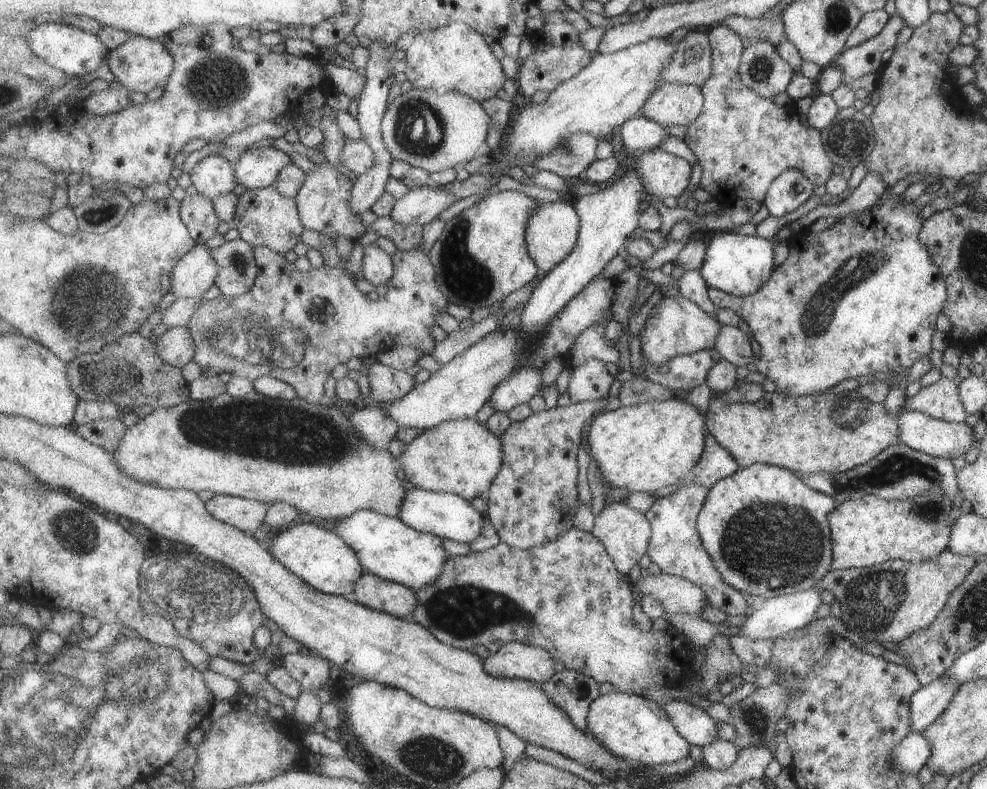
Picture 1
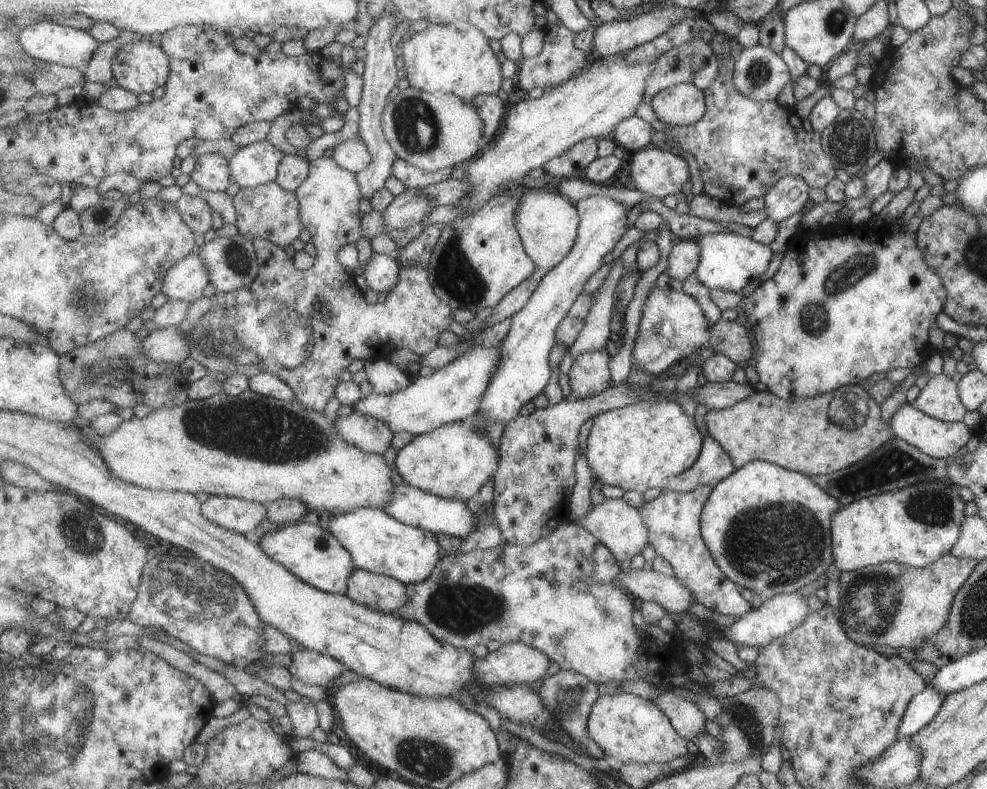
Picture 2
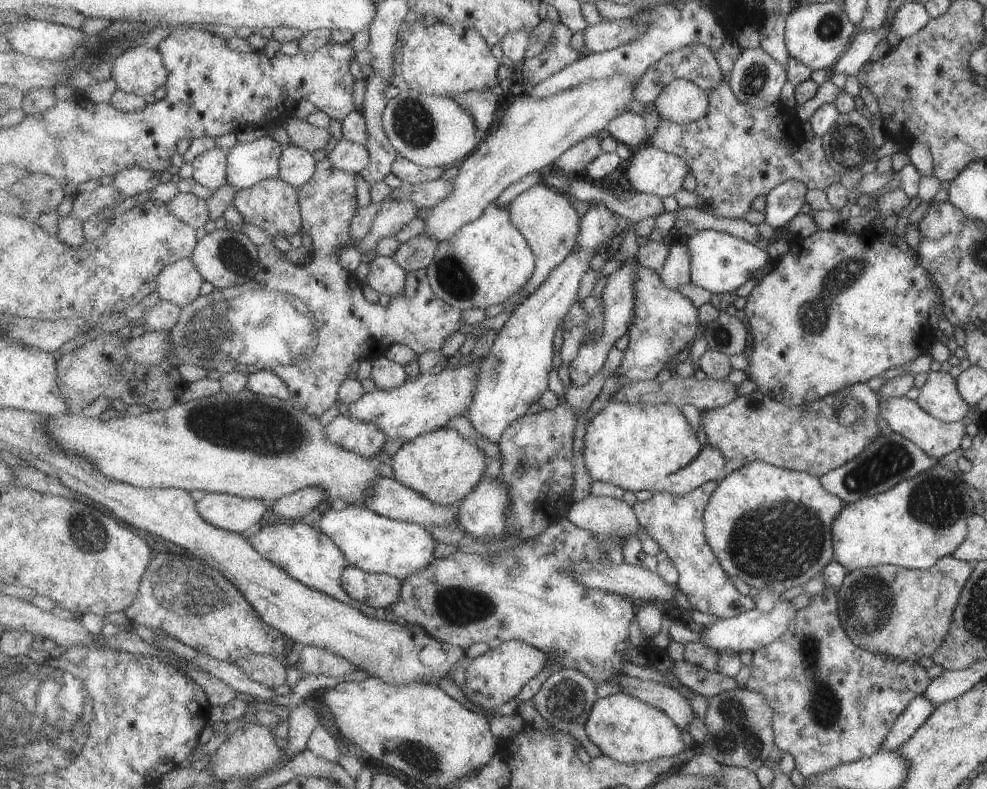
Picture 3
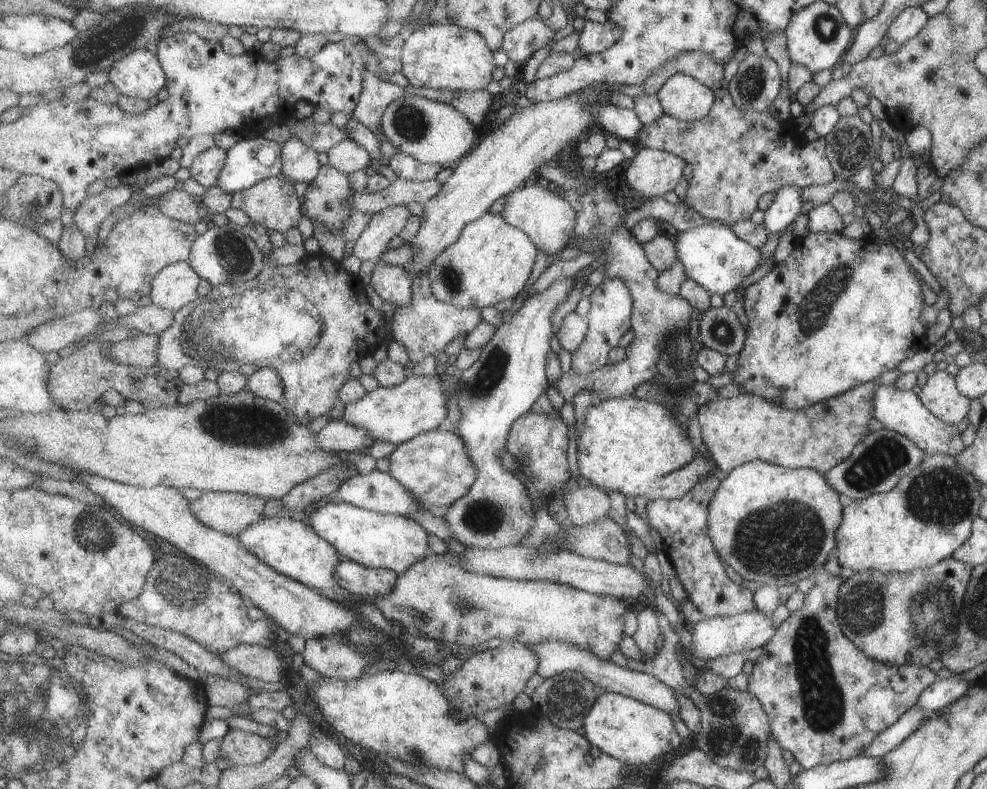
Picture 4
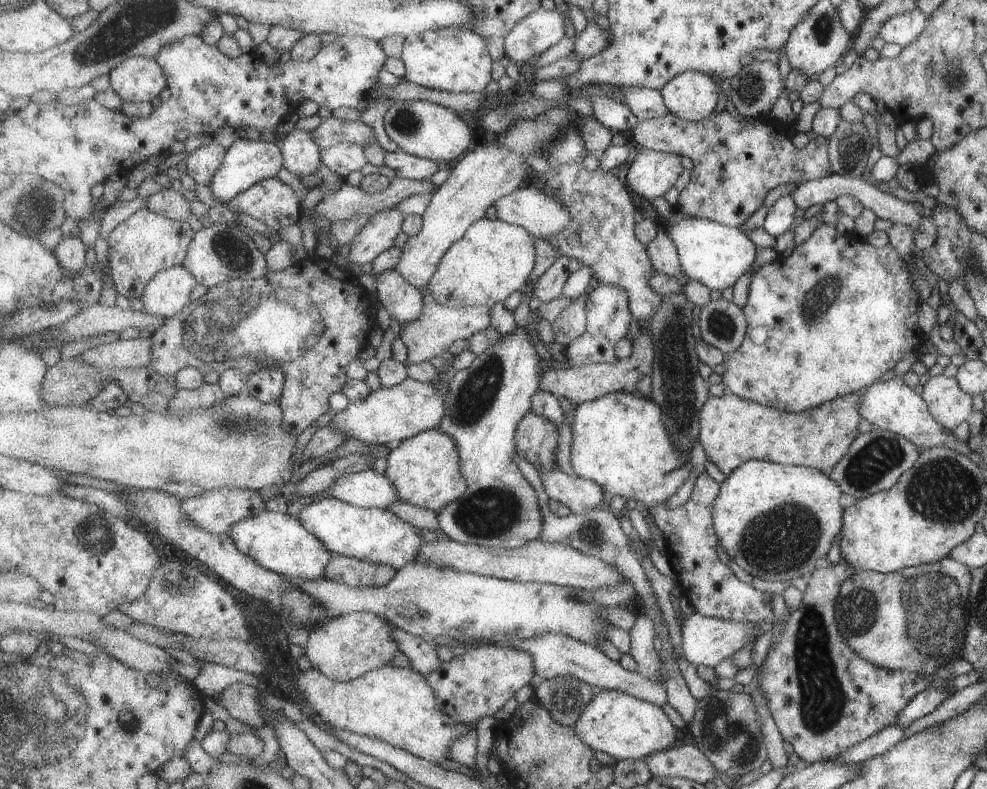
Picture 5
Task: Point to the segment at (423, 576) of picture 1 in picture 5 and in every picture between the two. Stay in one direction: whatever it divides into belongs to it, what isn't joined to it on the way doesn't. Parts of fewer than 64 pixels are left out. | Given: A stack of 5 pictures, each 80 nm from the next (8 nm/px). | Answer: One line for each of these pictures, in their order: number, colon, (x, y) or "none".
2: (380, 543)
3: (378, 544)
4: (377, 540)
5: (374, 535)

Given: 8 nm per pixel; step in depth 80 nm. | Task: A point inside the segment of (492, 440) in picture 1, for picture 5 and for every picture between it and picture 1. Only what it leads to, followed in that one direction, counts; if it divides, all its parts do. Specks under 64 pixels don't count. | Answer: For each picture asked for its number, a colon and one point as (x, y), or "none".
2: (454, 461)
3: (443, 465)
4: (435, 466)
5: (426, 469)

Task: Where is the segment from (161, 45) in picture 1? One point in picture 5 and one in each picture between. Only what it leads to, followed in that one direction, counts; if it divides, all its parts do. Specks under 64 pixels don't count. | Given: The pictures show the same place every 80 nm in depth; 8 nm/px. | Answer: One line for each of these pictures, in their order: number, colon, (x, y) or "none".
2: (140, 66)
3: (141, 70)
4: (140, 74)
5: (139, 79)

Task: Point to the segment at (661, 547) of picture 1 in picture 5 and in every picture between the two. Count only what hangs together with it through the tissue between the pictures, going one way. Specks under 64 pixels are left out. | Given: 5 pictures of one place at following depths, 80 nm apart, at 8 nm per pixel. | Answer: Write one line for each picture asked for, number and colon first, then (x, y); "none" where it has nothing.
2: (674, 518)
3: (676, 523)
4: (683, 524)
5: (706, 581)

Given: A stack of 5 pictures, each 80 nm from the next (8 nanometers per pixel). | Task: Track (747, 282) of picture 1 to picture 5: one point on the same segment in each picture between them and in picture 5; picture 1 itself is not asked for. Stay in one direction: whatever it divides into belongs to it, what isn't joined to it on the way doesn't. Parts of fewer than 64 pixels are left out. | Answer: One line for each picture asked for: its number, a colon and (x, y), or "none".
2: (729, 261)
3: (721, 262)
4: (715, 257)
5: (716, 254)

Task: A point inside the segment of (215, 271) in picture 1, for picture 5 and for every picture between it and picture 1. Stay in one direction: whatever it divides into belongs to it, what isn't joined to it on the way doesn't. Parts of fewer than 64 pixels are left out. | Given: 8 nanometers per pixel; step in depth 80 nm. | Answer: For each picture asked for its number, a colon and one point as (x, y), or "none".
2: (187, 280)
3: (181, 282)
4: (176, 285)
5: (169, 292)

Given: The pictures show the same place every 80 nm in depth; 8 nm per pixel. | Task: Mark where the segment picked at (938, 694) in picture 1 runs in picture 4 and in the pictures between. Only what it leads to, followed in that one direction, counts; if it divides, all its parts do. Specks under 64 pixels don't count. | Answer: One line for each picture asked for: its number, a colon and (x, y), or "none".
2: (922, 707)
3: (914, 715)
4: (886, 740)

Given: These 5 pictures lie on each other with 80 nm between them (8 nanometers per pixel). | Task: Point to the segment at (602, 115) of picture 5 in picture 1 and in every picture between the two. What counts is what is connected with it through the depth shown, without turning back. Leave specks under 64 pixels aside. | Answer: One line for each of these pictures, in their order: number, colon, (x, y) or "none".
1: (640, 134)
2: (634, 133)
3: (631, 129)
4: (625, 124)

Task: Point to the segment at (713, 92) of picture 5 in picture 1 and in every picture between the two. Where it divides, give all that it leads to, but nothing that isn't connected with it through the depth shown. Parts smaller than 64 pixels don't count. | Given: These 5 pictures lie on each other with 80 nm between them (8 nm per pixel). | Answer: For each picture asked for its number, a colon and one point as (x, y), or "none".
1: (674, 103)
2: (683, 104)
3: (683, 102)
4: (684, 97)

